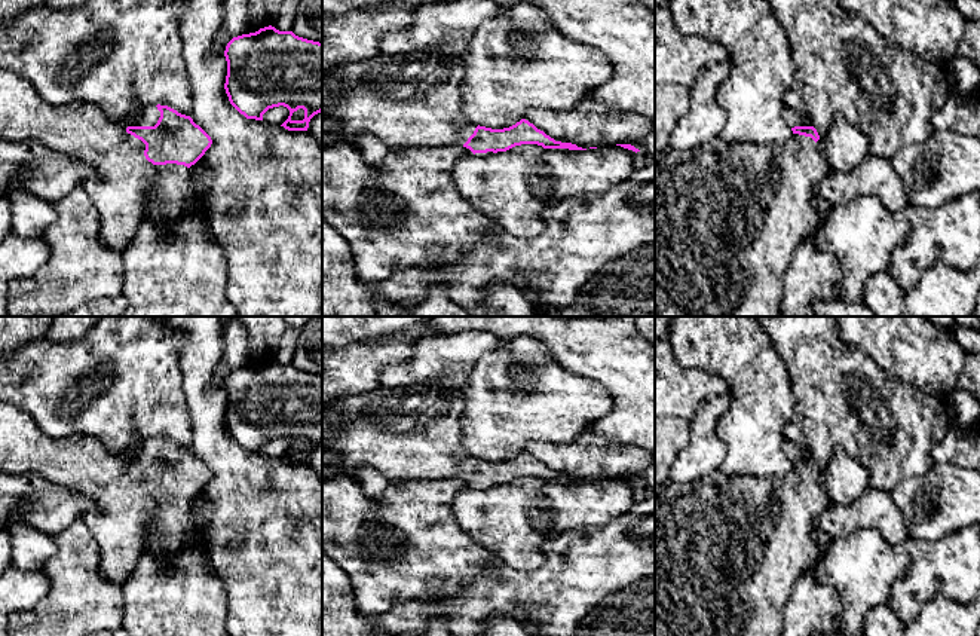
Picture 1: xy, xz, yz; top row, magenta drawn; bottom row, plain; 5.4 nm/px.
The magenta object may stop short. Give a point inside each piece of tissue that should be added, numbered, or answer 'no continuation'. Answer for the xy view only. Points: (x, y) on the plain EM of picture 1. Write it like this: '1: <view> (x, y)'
1: xy (126, 522)

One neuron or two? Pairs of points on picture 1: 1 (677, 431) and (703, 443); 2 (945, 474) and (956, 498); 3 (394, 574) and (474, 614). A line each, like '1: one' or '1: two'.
1: two
2: one
3: two

